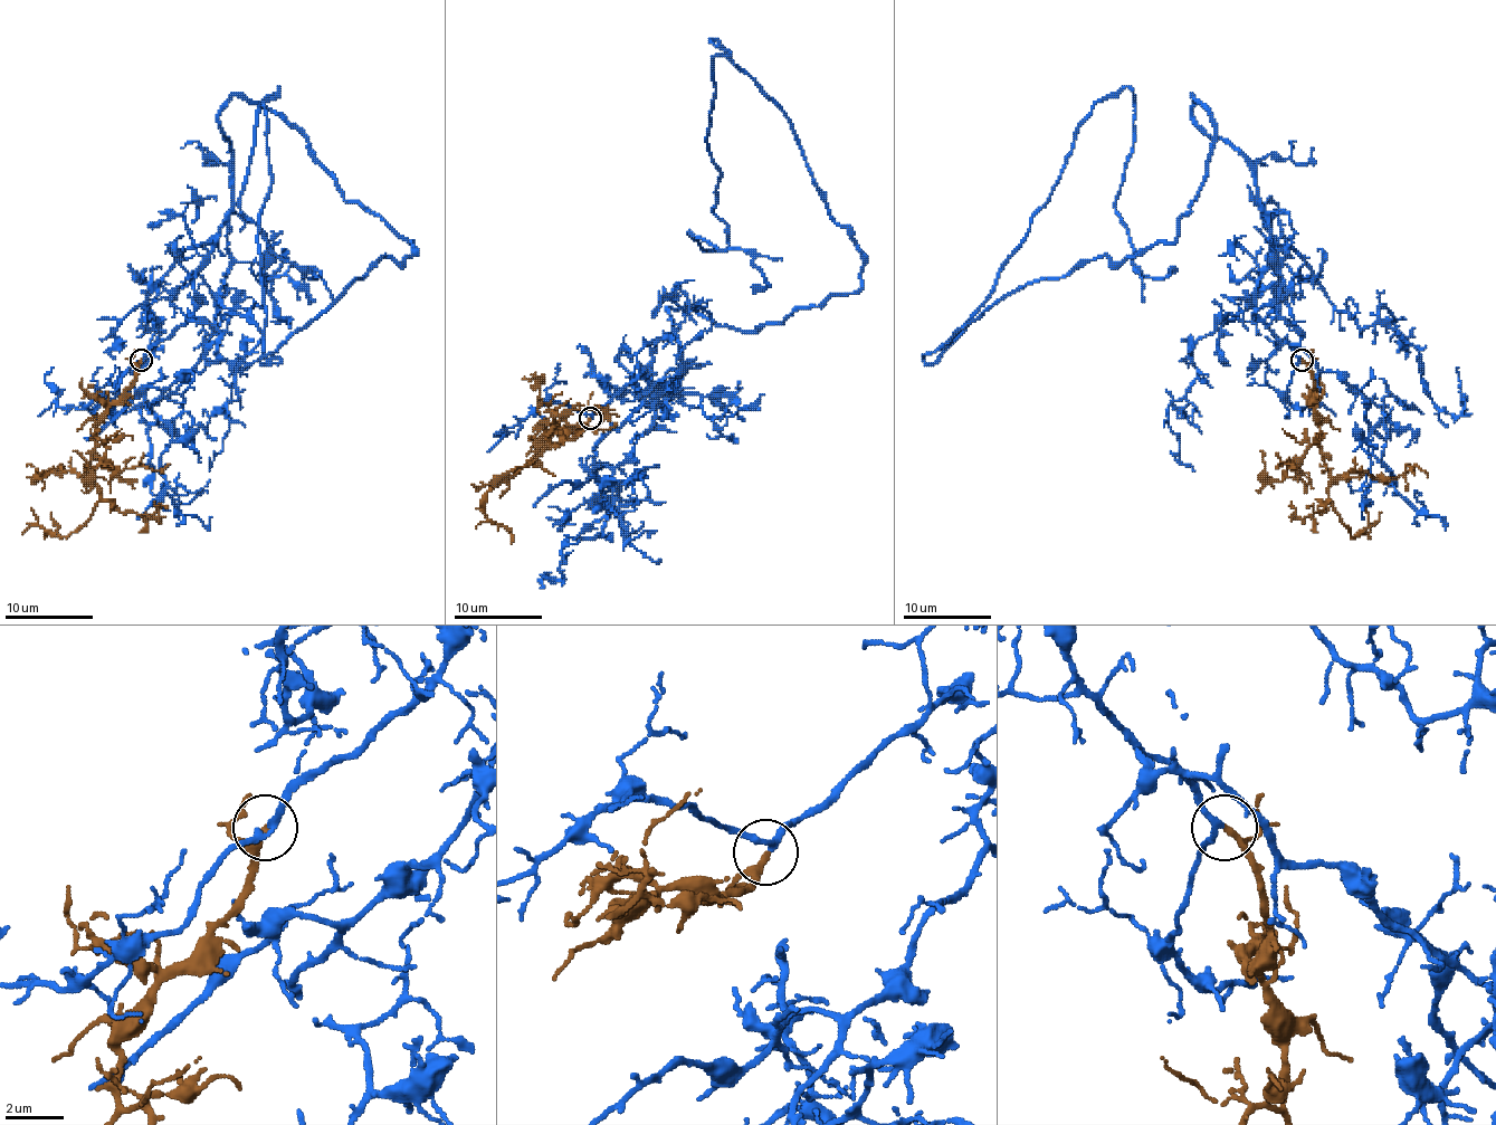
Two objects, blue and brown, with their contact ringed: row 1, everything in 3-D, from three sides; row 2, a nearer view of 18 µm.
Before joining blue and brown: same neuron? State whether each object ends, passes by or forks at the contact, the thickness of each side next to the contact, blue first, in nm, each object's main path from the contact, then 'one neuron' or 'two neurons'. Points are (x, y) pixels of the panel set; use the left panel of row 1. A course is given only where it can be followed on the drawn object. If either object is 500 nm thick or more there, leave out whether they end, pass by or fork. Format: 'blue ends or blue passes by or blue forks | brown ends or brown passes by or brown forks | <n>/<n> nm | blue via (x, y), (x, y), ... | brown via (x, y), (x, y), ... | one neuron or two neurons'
blue passes by | brown passes by | 200/170 nm | blue via (141, 361), (231, 207), (234, 95), (413, 250), (259, 361), (277, 86), (240, 209), (304, 268) | brown via (141, 361), (134, 382), (97, 427), (88, 477), (62, 470), (36, 477), (59, 466), (62, 477) | one neuron

